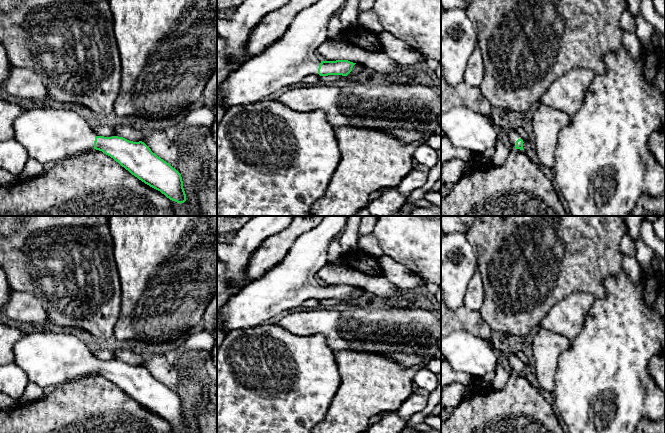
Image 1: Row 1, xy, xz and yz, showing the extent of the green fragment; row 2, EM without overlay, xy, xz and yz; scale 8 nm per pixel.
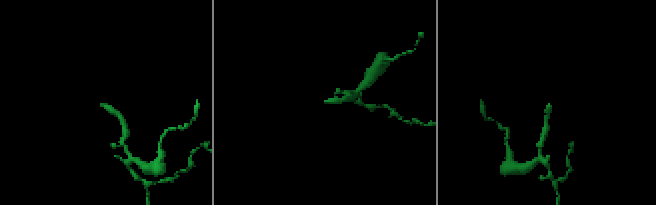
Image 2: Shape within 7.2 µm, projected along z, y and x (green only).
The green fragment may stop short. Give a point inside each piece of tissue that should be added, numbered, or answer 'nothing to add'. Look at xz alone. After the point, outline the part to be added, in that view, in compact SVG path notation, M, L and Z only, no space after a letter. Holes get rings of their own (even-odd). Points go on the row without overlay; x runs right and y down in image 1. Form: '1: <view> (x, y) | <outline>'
1: xz (287, 285) | M324 216L317 227L301 234L283 260L262 276L246 284L217 311L225 332L262 325L279 313L301 306L308 299L317 298L321 283L318 272L328 263L328 247L346 226L348 216Z

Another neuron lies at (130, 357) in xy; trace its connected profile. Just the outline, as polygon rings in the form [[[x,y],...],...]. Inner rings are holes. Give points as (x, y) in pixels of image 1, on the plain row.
[[[131,350],[114,351],[114,360],[123,361],[133,366],[142,365],[142,356]]]

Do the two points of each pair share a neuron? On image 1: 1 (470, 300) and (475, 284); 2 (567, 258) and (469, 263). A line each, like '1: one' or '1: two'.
1: one
2: two

